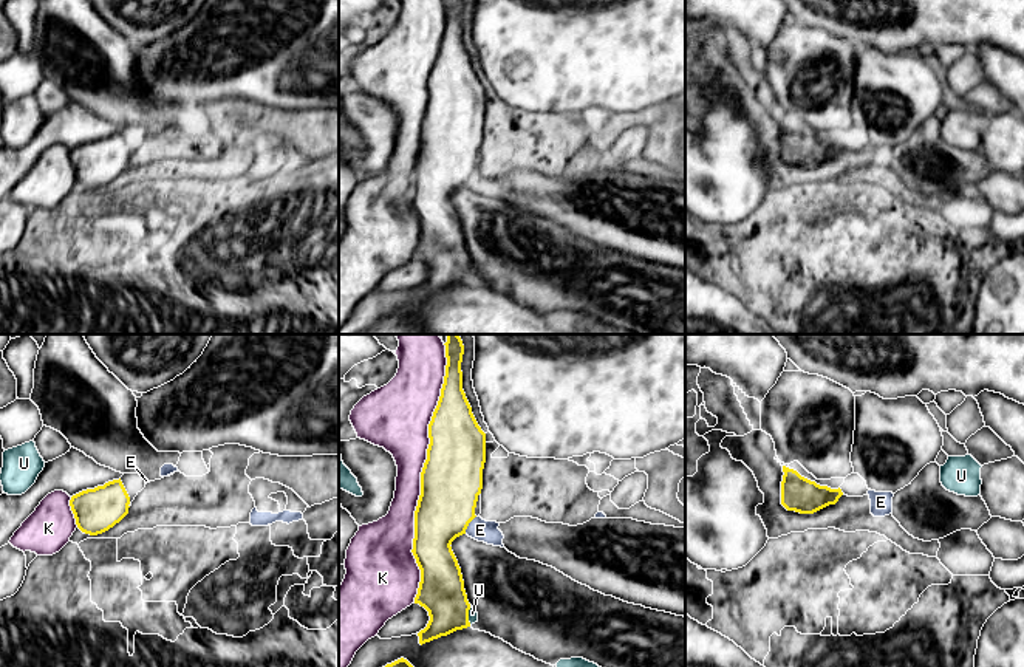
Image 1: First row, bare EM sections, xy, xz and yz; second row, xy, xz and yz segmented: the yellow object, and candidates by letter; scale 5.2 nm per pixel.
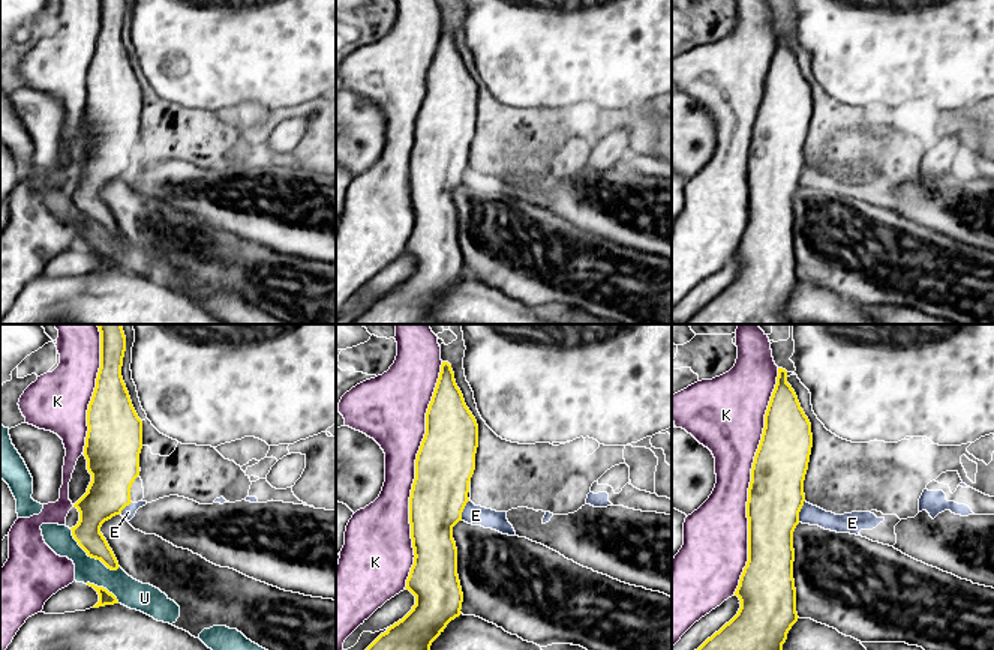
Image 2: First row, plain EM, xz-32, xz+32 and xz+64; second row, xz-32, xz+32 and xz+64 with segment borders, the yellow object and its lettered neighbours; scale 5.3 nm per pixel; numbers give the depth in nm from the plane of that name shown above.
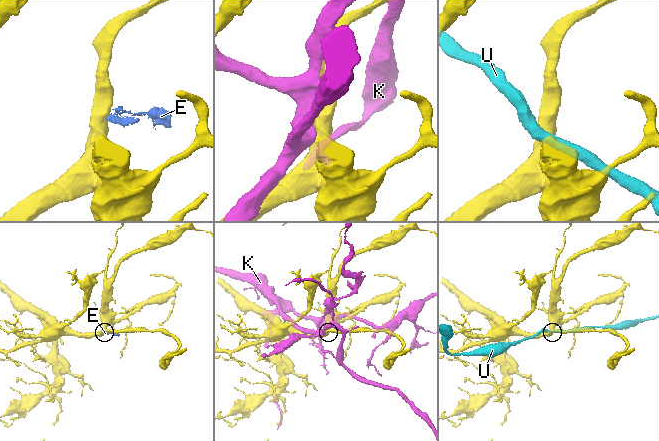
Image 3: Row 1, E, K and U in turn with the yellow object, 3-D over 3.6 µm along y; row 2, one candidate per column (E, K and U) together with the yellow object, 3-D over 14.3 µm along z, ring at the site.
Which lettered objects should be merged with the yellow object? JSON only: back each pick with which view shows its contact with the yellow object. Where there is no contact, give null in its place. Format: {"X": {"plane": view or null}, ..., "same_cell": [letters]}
{"same_cell": []}

